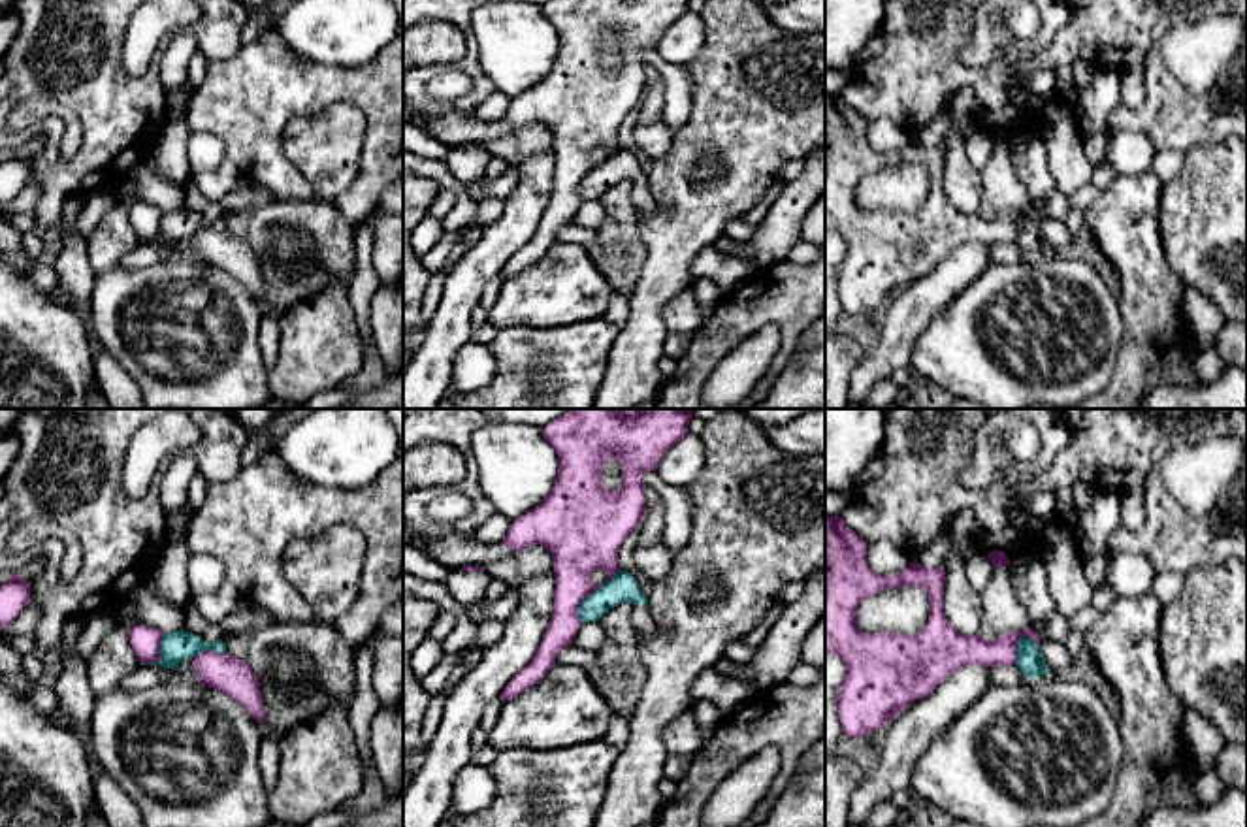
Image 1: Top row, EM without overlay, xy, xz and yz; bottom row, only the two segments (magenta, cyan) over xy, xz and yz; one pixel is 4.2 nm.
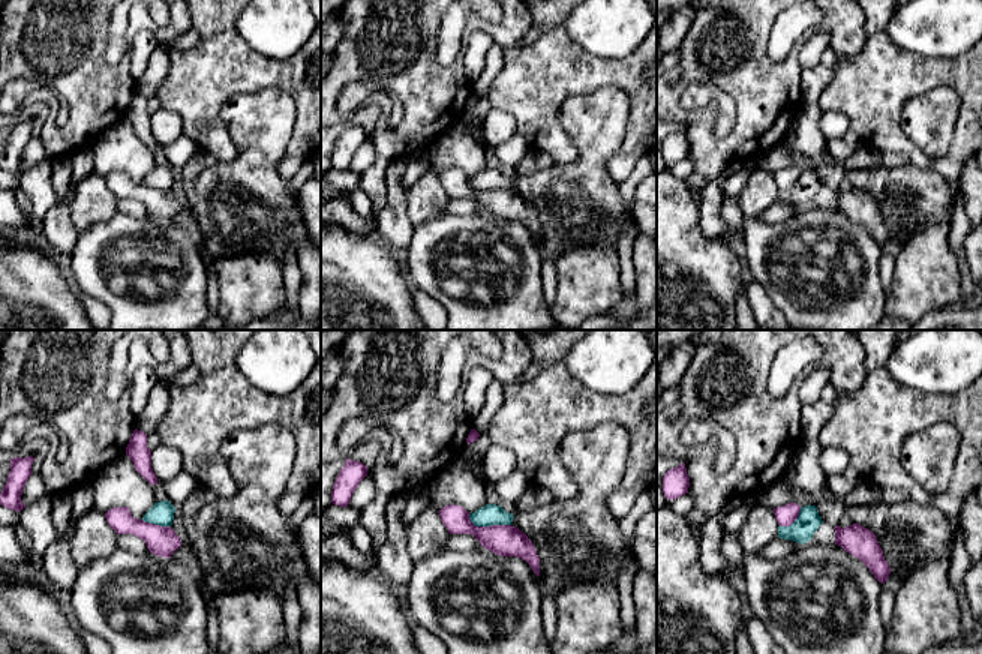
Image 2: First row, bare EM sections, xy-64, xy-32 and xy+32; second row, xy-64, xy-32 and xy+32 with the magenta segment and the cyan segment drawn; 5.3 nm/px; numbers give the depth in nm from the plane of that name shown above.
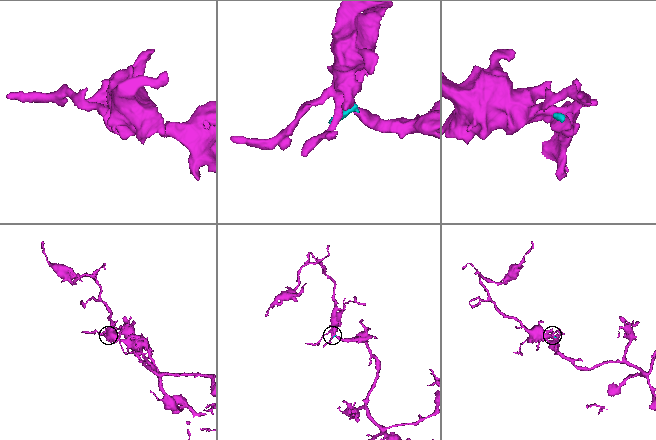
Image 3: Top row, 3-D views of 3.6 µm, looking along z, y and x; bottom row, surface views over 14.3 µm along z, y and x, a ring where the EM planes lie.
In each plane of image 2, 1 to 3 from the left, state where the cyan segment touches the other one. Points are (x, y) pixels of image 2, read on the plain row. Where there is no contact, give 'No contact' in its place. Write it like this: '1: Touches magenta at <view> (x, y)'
1: Touches magenta at xy-64 (156, 189)
2: Touches magenta at xy-32 (488, 191)
3: Touches magenta at xy+32 (793, 185)

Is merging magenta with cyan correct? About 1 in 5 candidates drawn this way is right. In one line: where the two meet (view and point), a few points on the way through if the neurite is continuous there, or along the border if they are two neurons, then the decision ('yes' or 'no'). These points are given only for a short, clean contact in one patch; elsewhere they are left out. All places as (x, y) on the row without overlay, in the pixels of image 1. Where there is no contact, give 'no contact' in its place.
meets magenta in xy at (159, 234); no

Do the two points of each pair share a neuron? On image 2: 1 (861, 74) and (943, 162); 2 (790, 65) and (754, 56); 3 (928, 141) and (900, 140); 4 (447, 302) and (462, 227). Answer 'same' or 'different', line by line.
1: same
2: same
3: different
4: same

